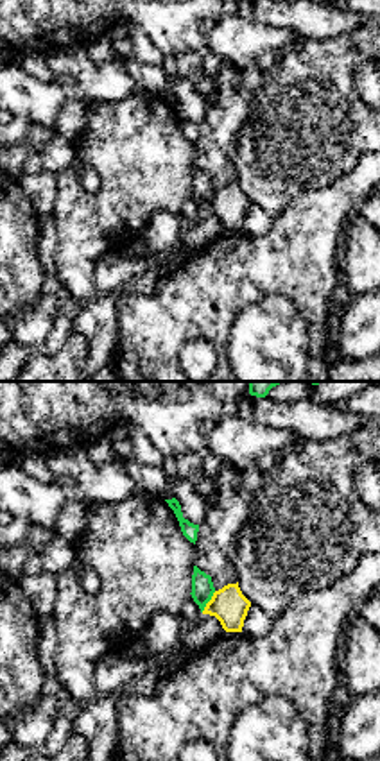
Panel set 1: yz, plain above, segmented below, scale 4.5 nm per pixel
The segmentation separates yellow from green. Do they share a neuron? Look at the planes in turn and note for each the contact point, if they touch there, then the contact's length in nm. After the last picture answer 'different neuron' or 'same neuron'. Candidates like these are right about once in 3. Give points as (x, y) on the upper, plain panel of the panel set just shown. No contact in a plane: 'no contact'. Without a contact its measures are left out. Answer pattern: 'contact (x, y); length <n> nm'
contact (208, 201); length 120 nm

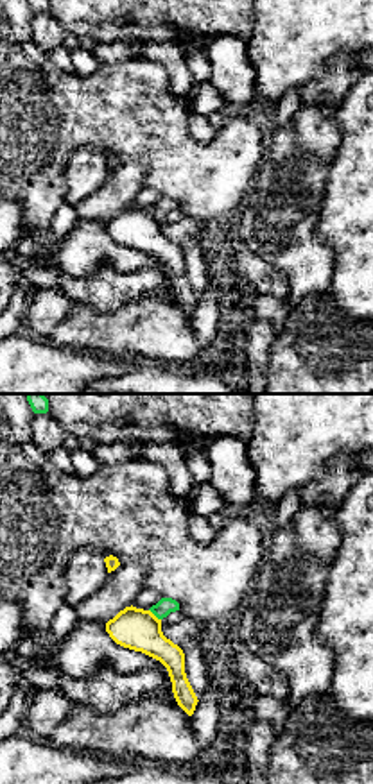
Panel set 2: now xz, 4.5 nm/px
contact (153, 213); length 80 nm

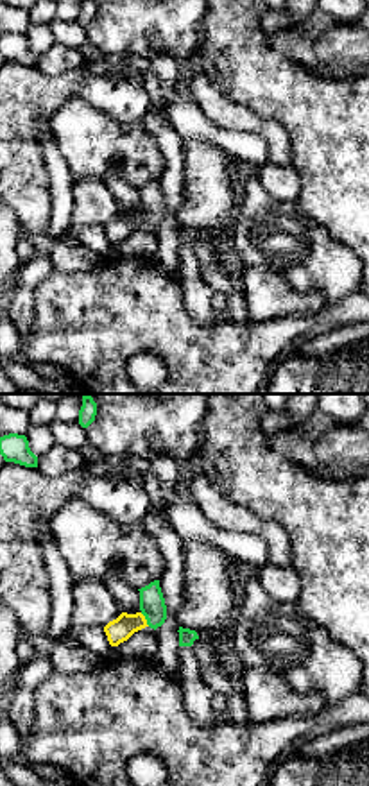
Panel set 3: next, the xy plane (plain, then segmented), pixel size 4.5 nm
contact (145, 219); length 80 nm

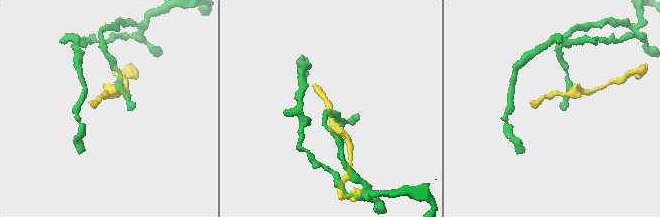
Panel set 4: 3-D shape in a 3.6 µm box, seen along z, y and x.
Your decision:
different neuron

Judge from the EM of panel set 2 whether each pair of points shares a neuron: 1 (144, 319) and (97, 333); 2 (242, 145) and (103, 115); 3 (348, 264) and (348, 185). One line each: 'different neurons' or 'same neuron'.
1: same neuron
2: same neuron
3: same neuron

